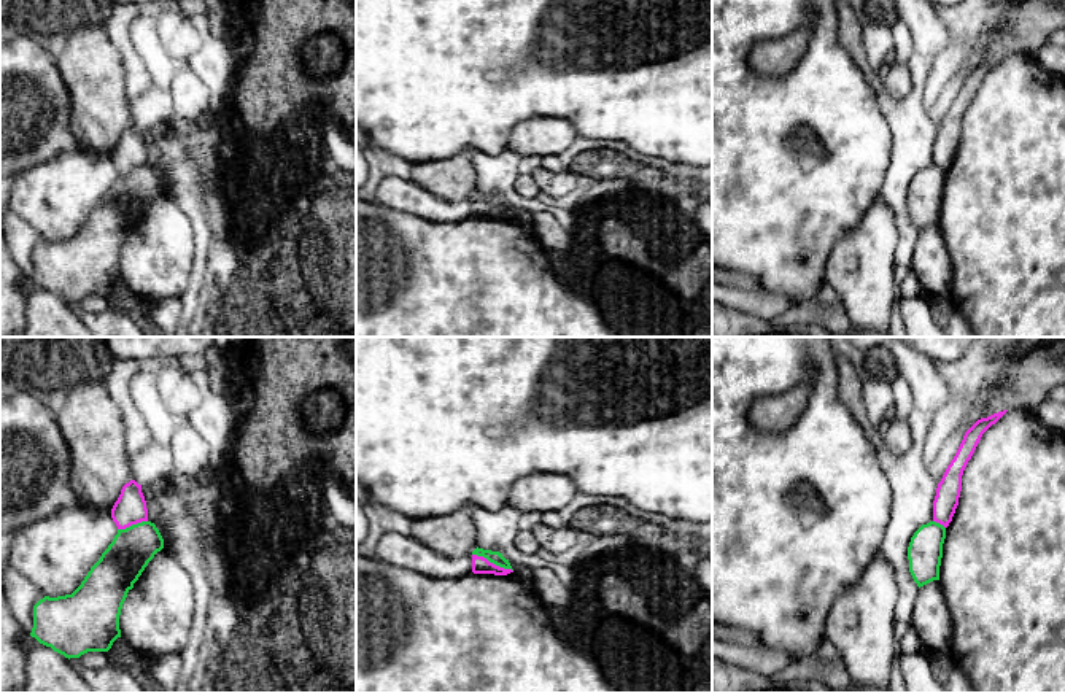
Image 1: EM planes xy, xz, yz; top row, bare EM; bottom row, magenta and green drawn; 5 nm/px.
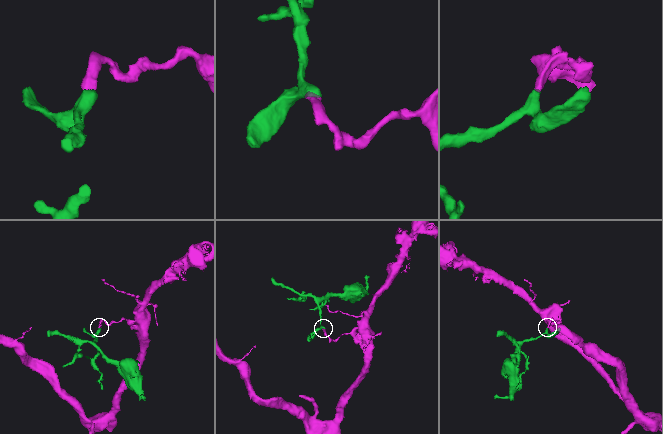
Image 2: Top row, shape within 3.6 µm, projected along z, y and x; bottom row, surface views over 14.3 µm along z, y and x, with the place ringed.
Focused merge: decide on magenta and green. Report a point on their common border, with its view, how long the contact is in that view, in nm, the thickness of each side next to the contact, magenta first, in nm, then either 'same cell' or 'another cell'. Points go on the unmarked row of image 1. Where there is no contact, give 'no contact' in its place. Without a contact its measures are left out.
xz (491, 207) | 220 nm | 90/70 nm | another cell

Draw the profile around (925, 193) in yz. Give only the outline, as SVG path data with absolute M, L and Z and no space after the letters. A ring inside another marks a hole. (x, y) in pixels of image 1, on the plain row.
M936 165L922 168L911 181L908 191L909 216L919 232L939 224L944 183L946 172Z

